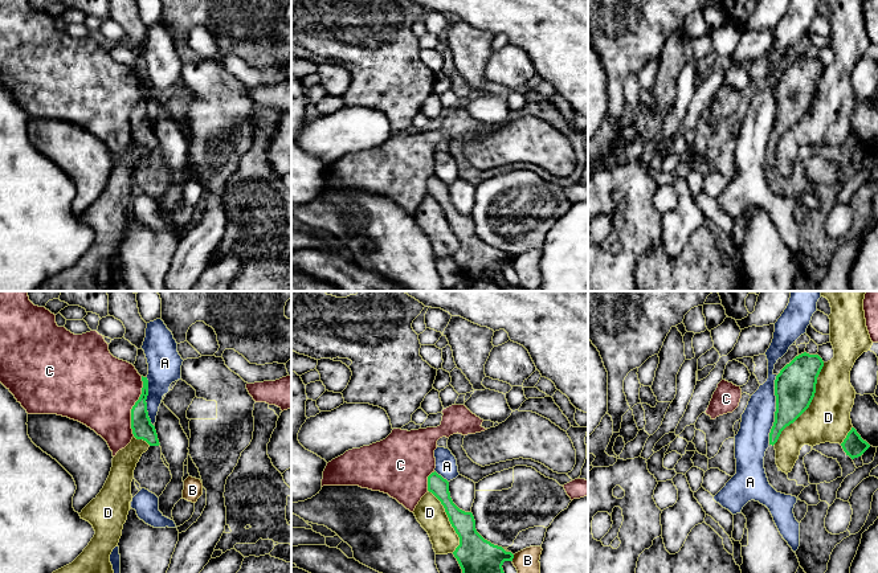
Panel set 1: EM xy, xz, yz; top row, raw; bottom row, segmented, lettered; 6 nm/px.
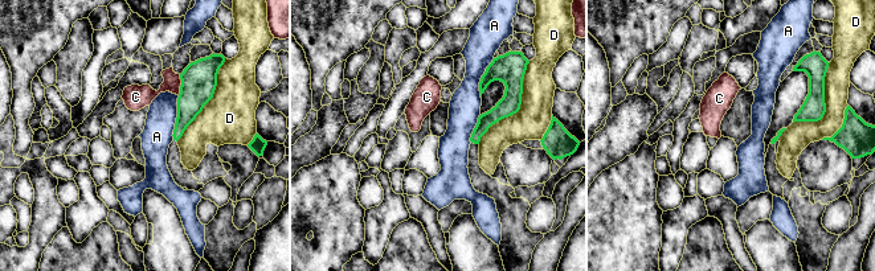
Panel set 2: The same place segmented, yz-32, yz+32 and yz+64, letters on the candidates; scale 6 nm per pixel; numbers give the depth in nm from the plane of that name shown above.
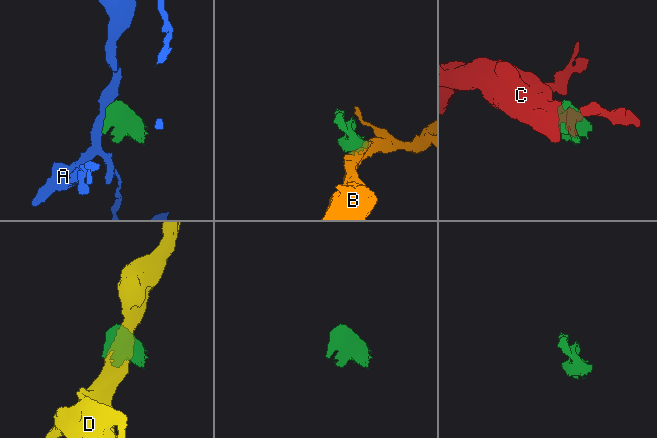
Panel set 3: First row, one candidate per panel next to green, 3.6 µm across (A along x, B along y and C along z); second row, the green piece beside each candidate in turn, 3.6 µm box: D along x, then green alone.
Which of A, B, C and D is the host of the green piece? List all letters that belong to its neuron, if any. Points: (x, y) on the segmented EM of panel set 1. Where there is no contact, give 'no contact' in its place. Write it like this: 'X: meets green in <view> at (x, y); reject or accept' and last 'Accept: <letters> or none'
A: meets green in yz at (776, 409); reject
B: meets green in xz at (513, 557); reject
C: meets green in xy at (133, 406); reject
D: meets green in yz at (809, 404); reject
Accept: none

